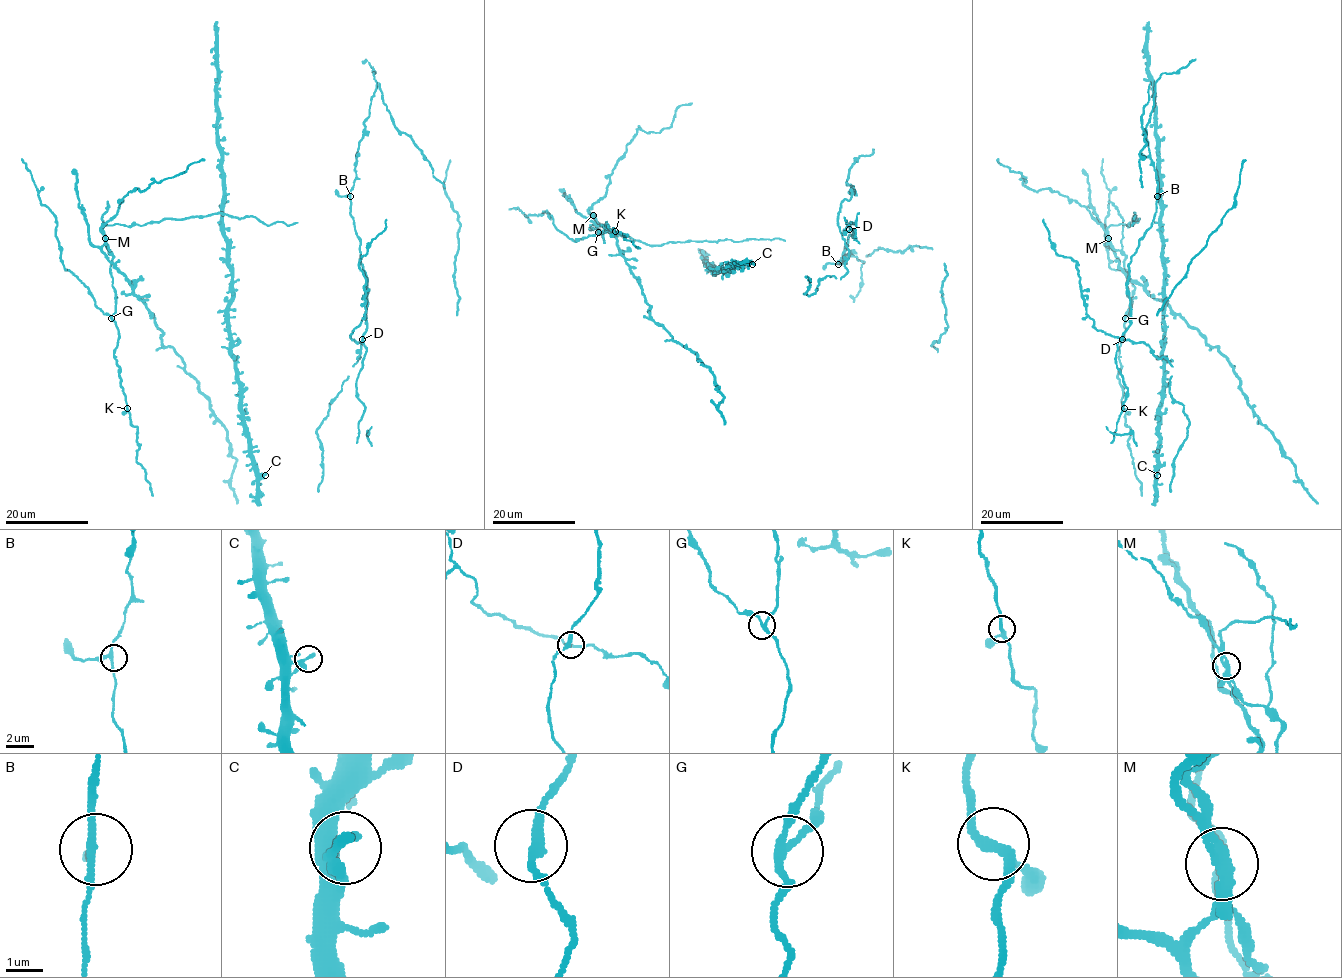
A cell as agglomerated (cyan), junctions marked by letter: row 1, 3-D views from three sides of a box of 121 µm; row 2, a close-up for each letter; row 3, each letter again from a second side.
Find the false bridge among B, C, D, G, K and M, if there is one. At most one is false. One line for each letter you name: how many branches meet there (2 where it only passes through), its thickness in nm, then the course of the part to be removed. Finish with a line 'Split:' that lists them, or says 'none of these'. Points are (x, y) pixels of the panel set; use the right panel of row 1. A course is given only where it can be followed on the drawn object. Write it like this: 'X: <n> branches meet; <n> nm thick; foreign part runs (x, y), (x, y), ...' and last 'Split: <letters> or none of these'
M: 3 branches meet; 240 nm thick; foreign part runs (1109, 238), (1128, 278), (1163, 301), (1227, 359), (1247, 404), (1317, 504)
Split: M

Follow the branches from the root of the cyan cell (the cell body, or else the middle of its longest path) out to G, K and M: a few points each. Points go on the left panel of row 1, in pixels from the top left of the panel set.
G: (243, 218), (212, 213), (142, 226), (105, 224), (101, 230), (113, 255), (116, 299), (111, 318)
K: (243, 218), (212, 213), (101, 229), (113, 255), (112, 319), (119, 333), (114, 358), (127, 408)
M: (243, 218), (212, 213), (181, 219), (163, 218), (142, 226), (105, 224), (101, 229), (105, 238)

